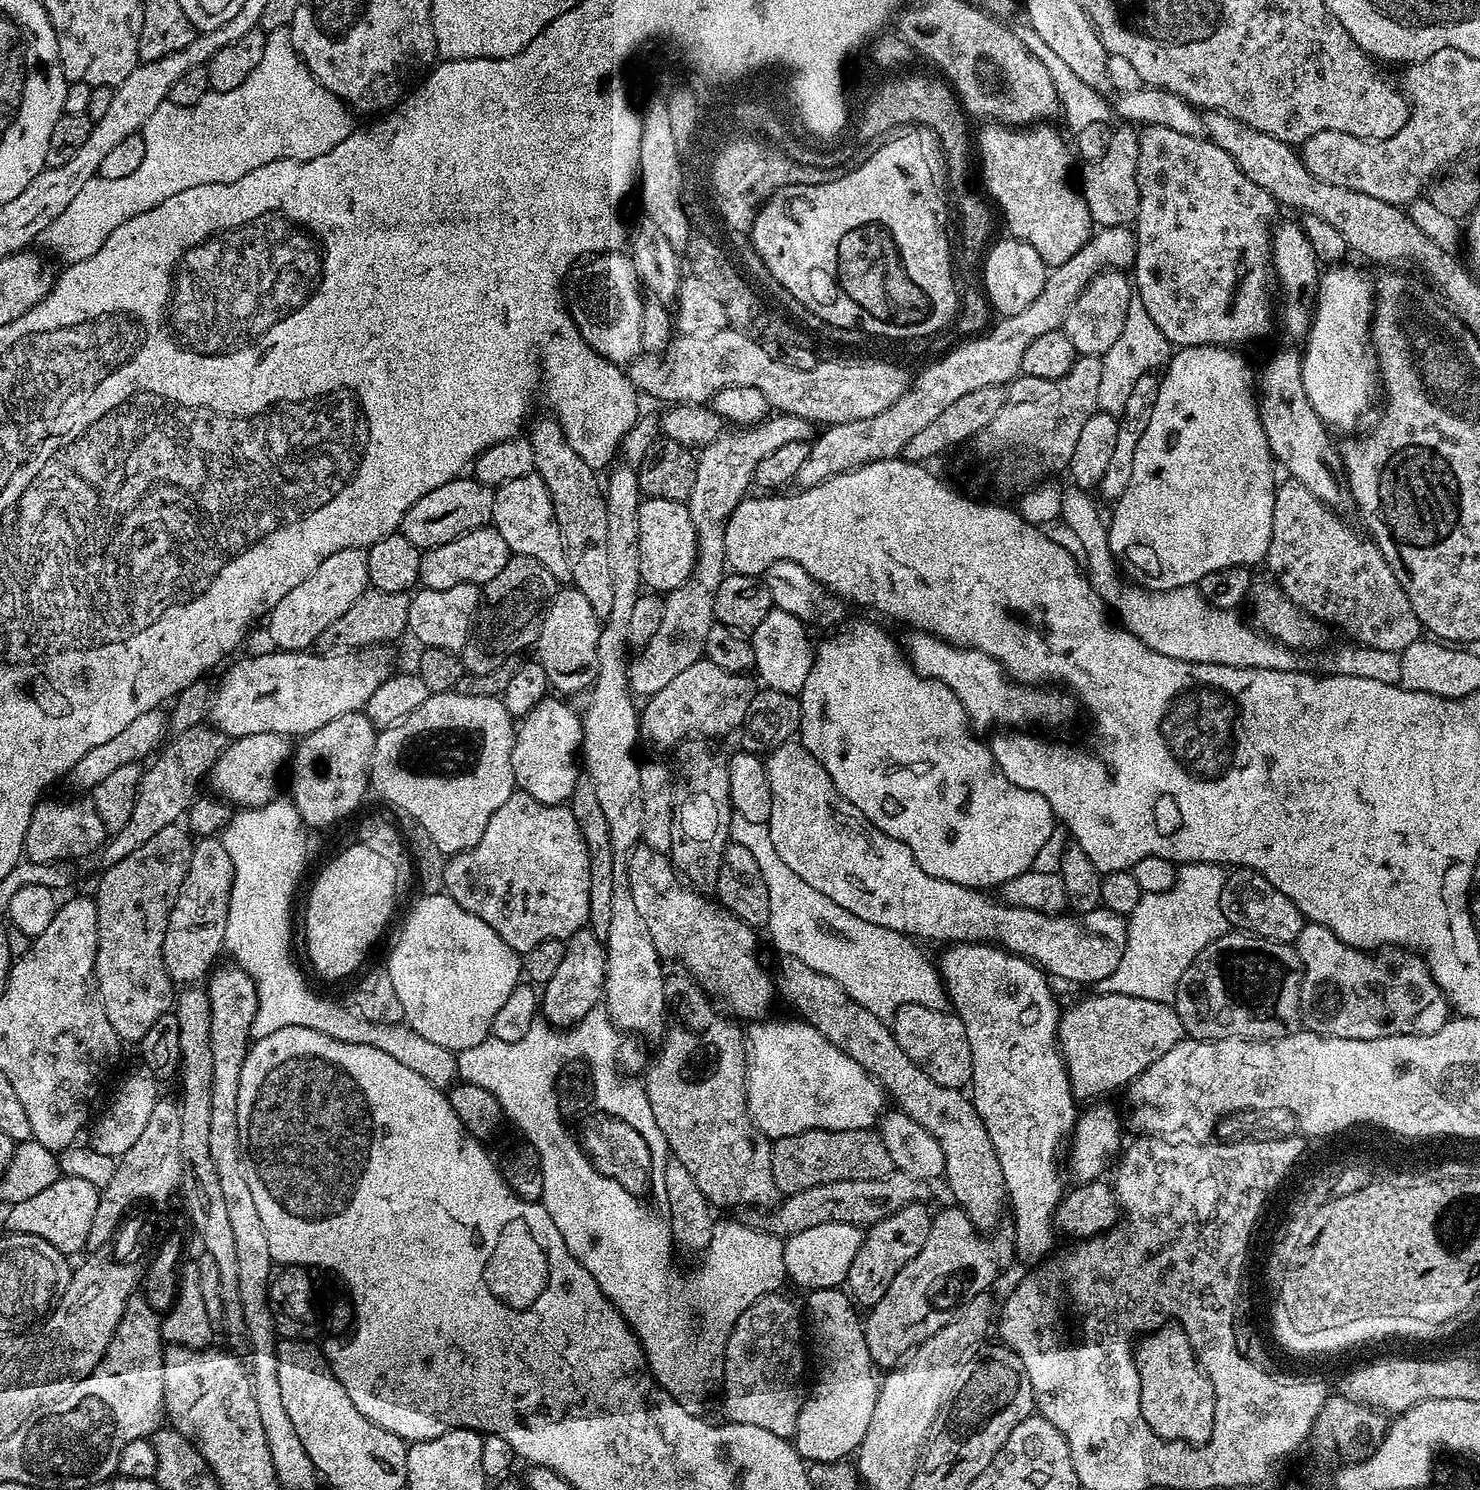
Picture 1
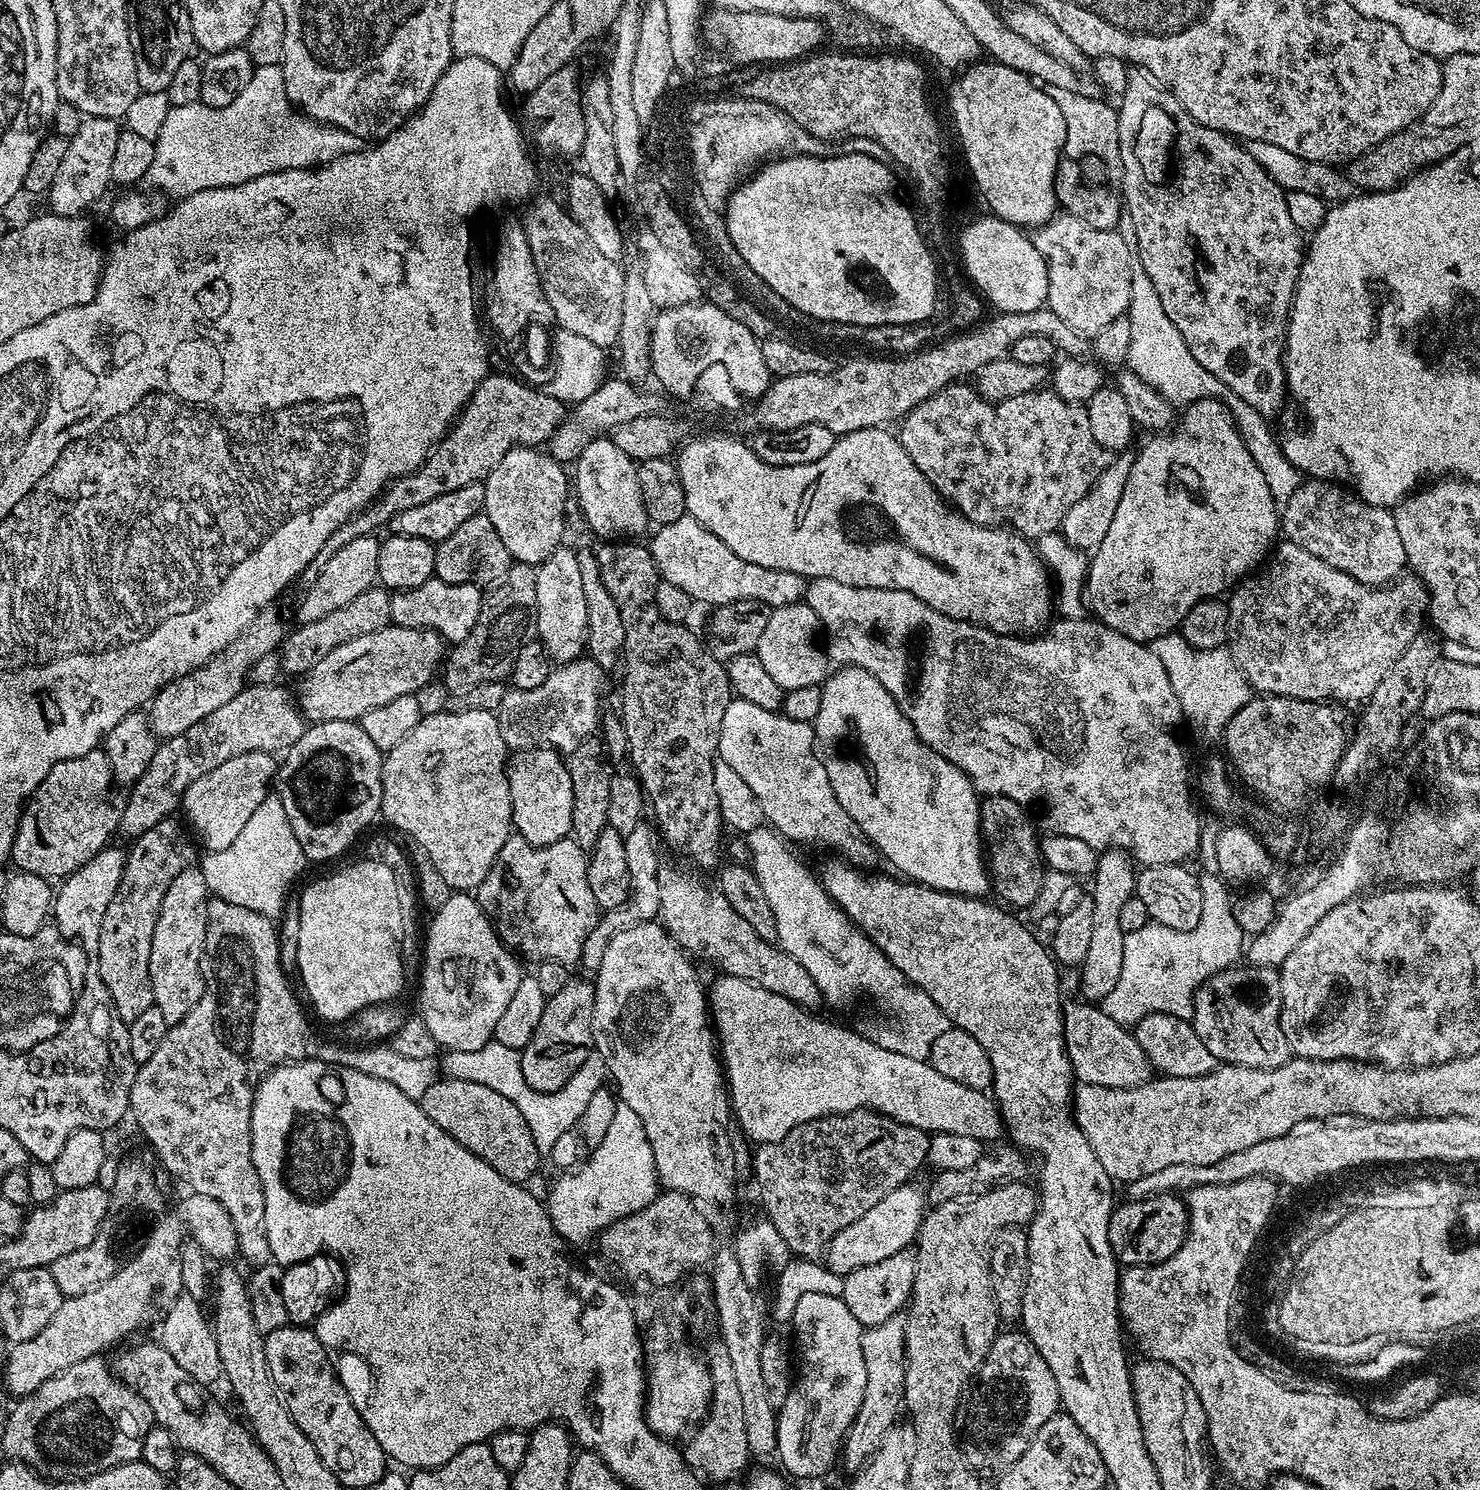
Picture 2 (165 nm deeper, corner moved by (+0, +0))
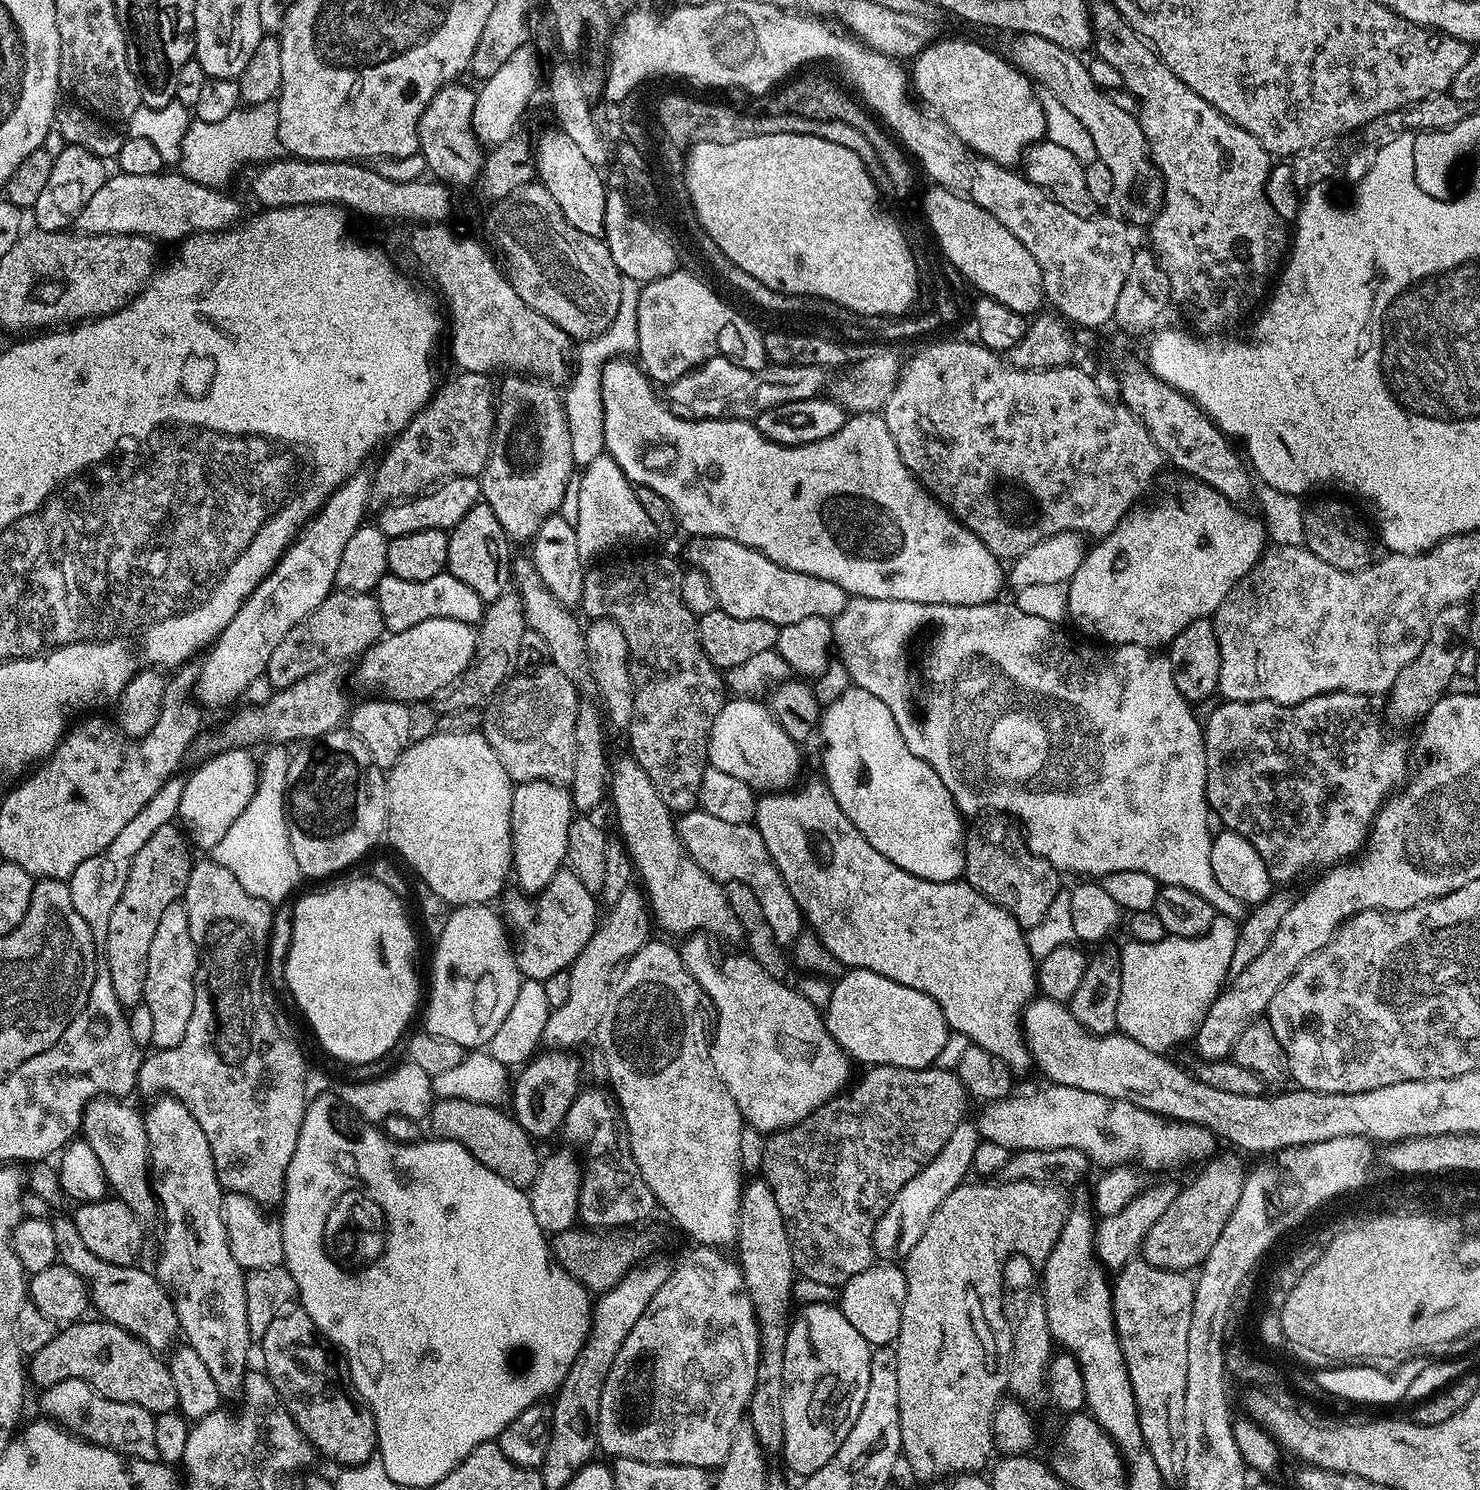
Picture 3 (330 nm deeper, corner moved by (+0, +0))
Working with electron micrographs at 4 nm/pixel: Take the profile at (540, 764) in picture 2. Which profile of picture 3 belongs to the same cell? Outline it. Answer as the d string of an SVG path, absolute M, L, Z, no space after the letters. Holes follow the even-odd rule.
M545 780L516 784L512 790L510 818L515 887L525 894L541 892L568 859L568 835L574 819L571 791Z

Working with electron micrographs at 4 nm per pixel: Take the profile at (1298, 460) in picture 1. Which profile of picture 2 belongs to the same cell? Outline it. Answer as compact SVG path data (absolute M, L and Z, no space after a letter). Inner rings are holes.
M1143 70L1129 71L1128 85L1124 95L1118 100L1118 146L1122 150L1122 170L1118 174L1119 191L1126 209L1126 220L1132 223L1132 232L1136 235L1135 251L1150 282L1154 282L1154 290L1158 290L1158 299L1162 302L1162 310L1166 310L1166 318L1170 318L1174 326L1178 326L1178 334L1182 334L1186 346L1190 346L1190 354L1194 354L1194 358L1198 358L1198 362L1206 366L1206 370L1210 370L1210 374L1214 374L1218 382L1225 384L1230 392L1238 394L1238 398L1242 398L1246 406L1254 406L1258 414L1273 418L1272 416L1279 414L1284 396L1286 400L1289 395L1288 375L1284 372L1284 338L1288 335L1288 318L1292 314L1292 299L1296 296L1296 279L1300 277L1300 265L1306 255L1305 241L1300 241L1302 233L1286 210L1284 189L1278 187L1274 178L1270 178L1270 174L1266 174L1266 170L1262 170L1262 166L1258 166L1254 158L1250 158L1241 143L1190 118L1178 98L1174 98L1167 88L1157 84Z

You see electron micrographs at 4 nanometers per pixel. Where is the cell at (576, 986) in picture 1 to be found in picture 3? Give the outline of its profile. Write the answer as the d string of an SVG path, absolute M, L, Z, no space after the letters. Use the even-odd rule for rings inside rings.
M544 1050L532 1056L518 1073L520 1077L517 1080L515 1077L514 1087L510 1092L513 1108L511 1111L515 1120L533 1141L540 1142L555 1132L557 1135L577 1092L582 1087L579 1058L568 1050Z

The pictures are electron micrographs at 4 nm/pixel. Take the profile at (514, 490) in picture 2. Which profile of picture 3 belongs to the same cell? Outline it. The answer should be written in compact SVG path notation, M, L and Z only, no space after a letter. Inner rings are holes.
M508 374L505 377L505 380L498 384L492 452L488 455L488 465L478 477L480 494L483 503L488 504L490 510L494 510L494 515L498 517L498 522L502 522L502 530L506 530L509 541L528 542L536 535L542 522L546 522L546 518L561 511L560 503L567 492L569 495L570 485L574 480L572 470L574 471L577 465L571 453L570 430L567 426L561 389L527 374Z

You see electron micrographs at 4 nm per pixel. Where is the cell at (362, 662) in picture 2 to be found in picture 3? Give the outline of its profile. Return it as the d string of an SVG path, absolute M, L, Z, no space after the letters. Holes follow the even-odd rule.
M426 618L410 630L388 632L358 658L356 684L385 700L431 701L435 692L451 689L467 672L476 656L476 634L473 625L454 618Z

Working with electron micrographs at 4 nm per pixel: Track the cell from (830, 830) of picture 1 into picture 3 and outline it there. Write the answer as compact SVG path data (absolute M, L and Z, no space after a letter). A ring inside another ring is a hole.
M756 698L729 699L714 718L714 726L708 735L708 764L725 774L732 775L733 778L742 778L742 782L749 784L752 789L763 790L765 793L791 789L801 779L800 755L802 755L800 745L792 741L790 734L782 730L782 726L774 719L771 711Z

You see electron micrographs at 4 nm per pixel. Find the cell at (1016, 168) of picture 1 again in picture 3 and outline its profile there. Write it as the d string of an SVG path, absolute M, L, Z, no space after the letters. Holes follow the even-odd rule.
M940 38L929 43L928 47L911 61L910 80L914 85L915 95L917 92L929 104L927 107L939 116L946 126L950 126L950 130L954 130L958 138L962 138L967 148L974 149L979 156L987 156L995 164L1016 166L1021 163L1030 145L1038 144L1045 139L1046 118L1044 108L1036 97L1033 83L1015 64L1003 55L1000 56L972 40Z

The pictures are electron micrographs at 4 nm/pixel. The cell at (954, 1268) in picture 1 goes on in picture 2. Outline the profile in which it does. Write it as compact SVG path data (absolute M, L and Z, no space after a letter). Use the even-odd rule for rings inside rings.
M897 1314L886 1318L873 1328L862 1331L862 1358L866 1362L866 1390L862 1394L862 1406L848 1427L842 1449L842 1468L855 1474L872 1459L884 1445L884 1439L893 1431L896 1415L902 1412L904 1402L904 1324L905 1317Z

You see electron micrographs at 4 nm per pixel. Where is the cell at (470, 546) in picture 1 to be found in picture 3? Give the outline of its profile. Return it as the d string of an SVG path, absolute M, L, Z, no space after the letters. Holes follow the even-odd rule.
M483 502L466 510L466 518L458 522L448 532L448 566L447 572L458 582L466 582L478 598L485 602L498 599L503 592L510 588L510 555L508 556L510 541L506 530L502 530L502 522L494 515L494 510Z

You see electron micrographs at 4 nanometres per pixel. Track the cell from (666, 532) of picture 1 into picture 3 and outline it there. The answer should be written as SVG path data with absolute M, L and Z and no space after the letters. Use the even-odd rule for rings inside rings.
M691 537L683 545L682 556L689 560L689 565L706 574L706 582L710 582L710 590L716 599L716 608L734 618L762 618L777 626L799 622L802 618L834 618L850 599L848 593L842 590L842 586L834 586L834 582L826 582L826 578L814 578L798 570L786 570L786 566L778 566L758 550L747 548L742 542L734 542L730 538Z

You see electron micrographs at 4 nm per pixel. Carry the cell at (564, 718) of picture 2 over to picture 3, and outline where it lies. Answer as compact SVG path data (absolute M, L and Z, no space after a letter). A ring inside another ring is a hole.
M552 663L534 674L525 676L516 674L496 693L484 712L482 731L484 737L494 746L506 774L516 784L525 784L535 780L545 780L561 786L571 785L574 778L574 718L578 718L577 707L581 695L576 691L570 678L562 674Z

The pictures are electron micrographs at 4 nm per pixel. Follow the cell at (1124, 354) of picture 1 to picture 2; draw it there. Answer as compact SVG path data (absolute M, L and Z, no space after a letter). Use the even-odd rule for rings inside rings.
M1138 258L1133 259L1130 266L1130 306L1126 315L1130 322L1127 371L1142 378L1142 382L1149 384L1152 389L1163 394L1176 406L1187 406L1193 404L1195 400L1223 400L1228 405L1232 419L1236 421L1236 429L1240 431L1240 437L1246 442L1246 450L1250 450L1254 462L1258 462L1258 470L1262 470L1263 476L1266 477L1266 486L1270 486L1270 494L1277 498L1286 498L1290 494L1294 494L1294 490L1303 483L1304 478L1286 458L1281 441L1278 436L1276 440L1271 426L1268 425L1271 423L1265 416L1258 414L1258 410L1254 410L1254 406L1246 406L1246 402L1242 402L1242 398L1238 398L1238 394L1230 392L1225 384L1218 382L1218 378L1214 378L1214 374L1210 374L1210 370L1206 370L1206 366L1202 366L1198 362L1198 358L1194 358L1194 354L1190 354L1190 346L1186 346L1182 334L1178 334L1178 326L1174 326L1174 322L1170 322L1170 318L1166 318L1166 310L1162 310L1162 302L1158 299L1158 290L1154 290L1154 282L1150 282L1150 278Z

